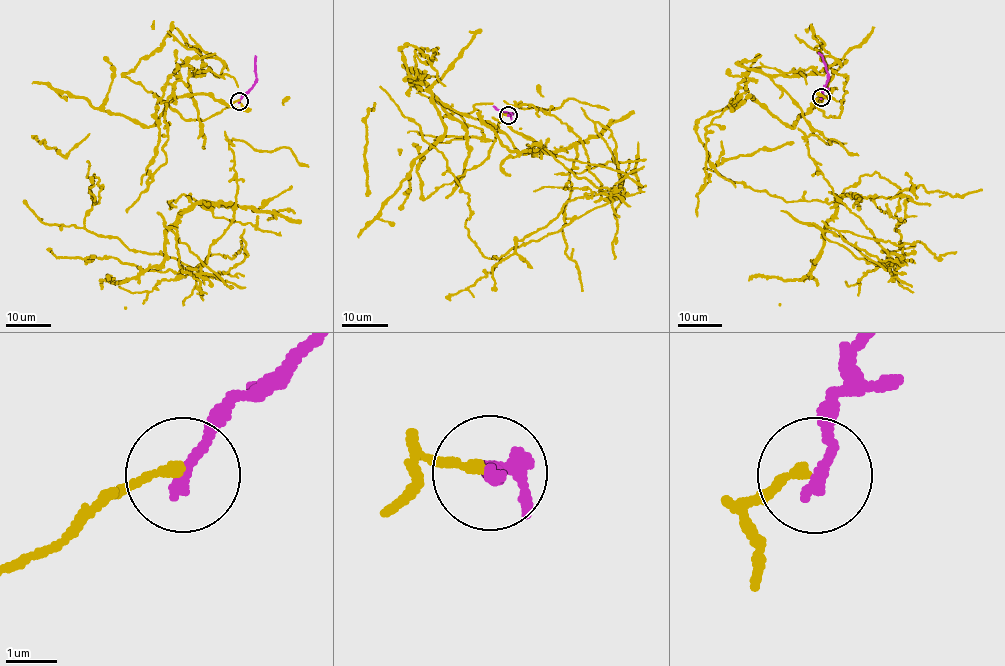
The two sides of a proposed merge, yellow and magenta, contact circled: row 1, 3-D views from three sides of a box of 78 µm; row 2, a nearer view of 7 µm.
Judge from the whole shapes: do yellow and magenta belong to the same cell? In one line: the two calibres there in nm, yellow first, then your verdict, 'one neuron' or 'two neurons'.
calibres 150 and 240 nm; two neurons

